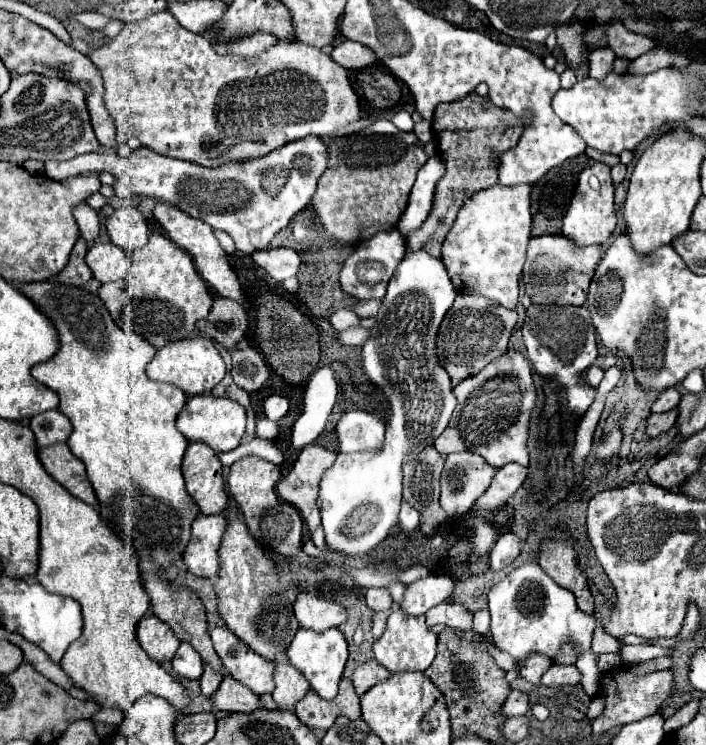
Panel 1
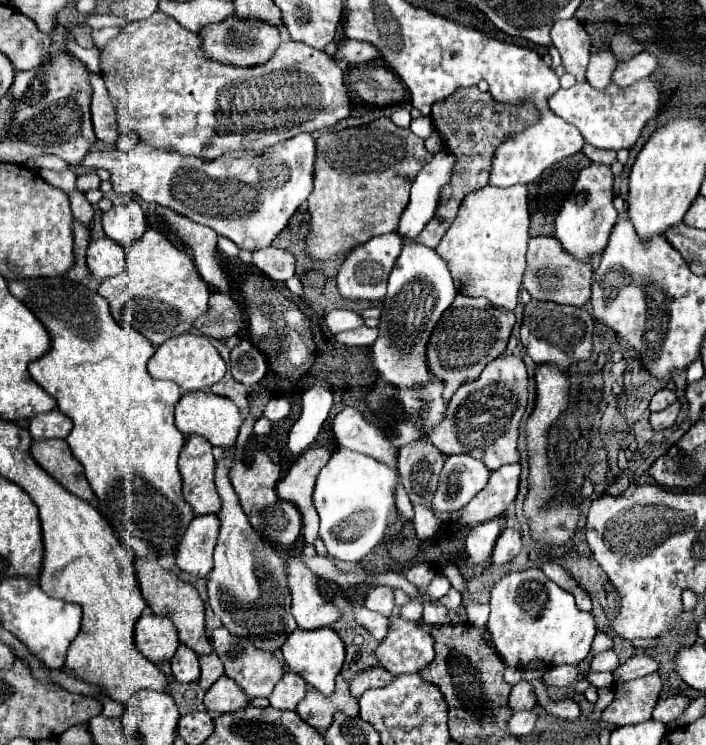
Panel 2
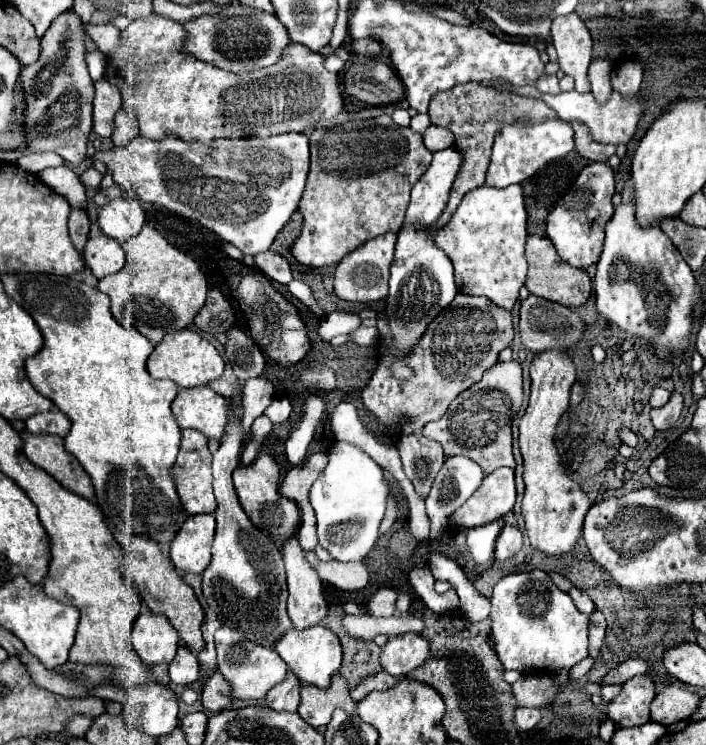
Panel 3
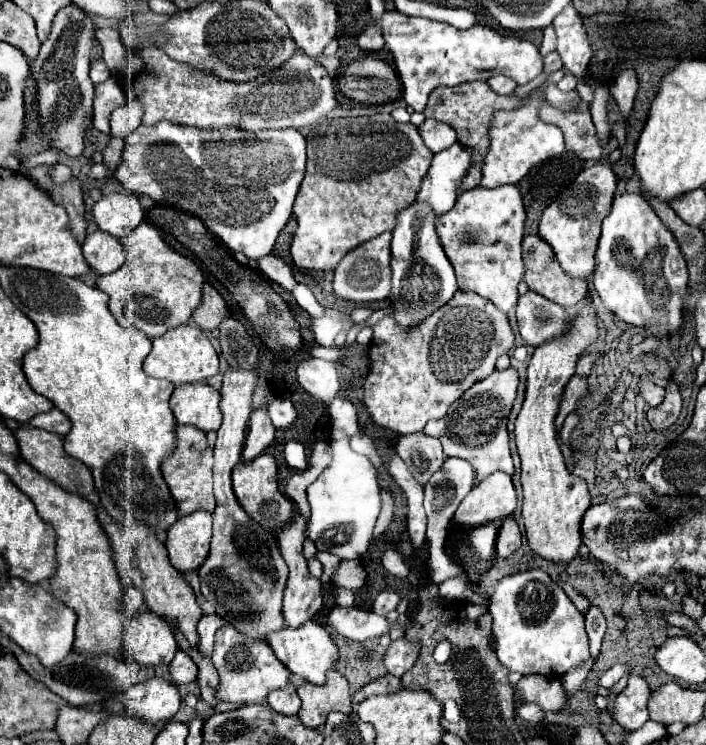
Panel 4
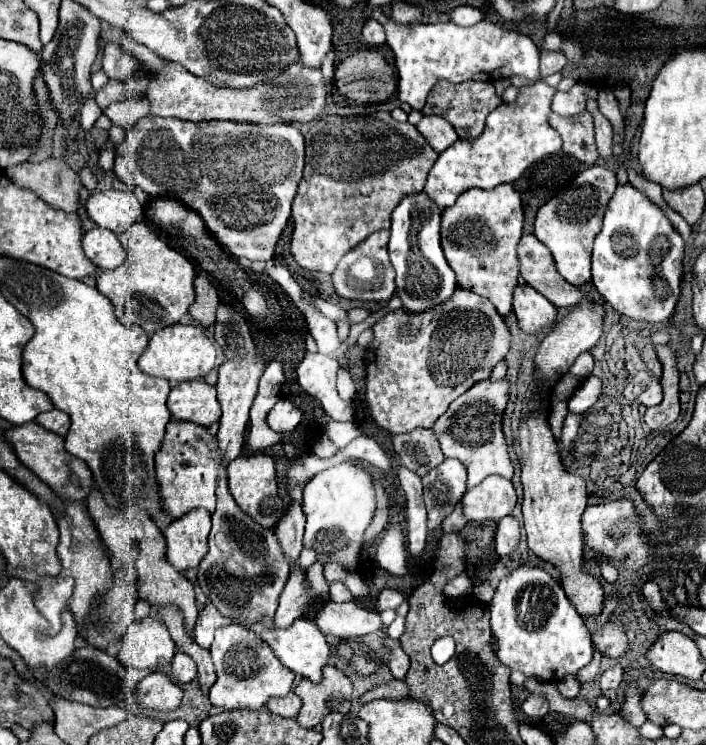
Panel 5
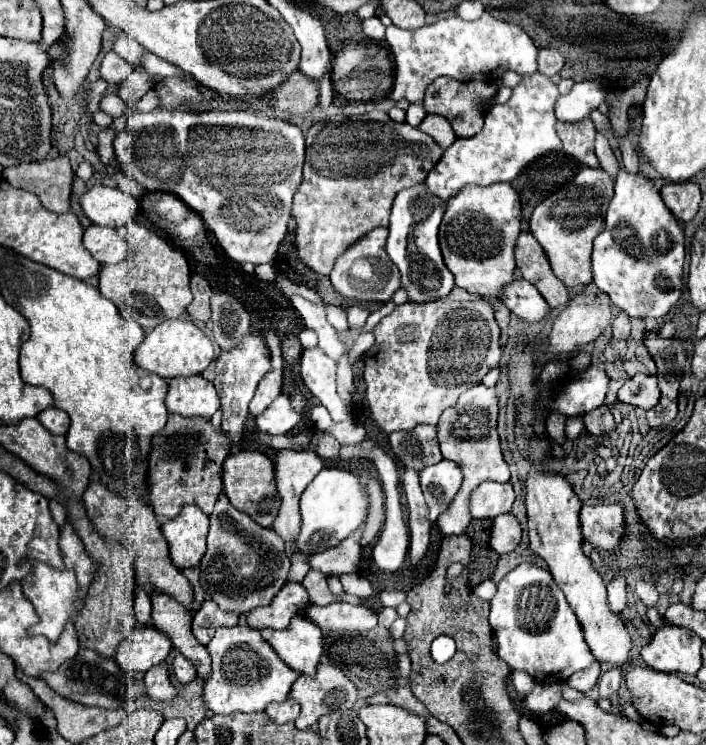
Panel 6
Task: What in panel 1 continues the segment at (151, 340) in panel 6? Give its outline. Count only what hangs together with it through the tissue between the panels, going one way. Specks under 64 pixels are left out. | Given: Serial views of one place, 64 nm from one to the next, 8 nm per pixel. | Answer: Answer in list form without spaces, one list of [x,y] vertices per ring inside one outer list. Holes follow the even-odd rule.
[[[208,338],[174,340],[174,344],[166,344],[166,348],[160,348],[148,364],[148,378],[158,382],[170,382],[184,390],[188,396],[212,390],[224,378],[224,374],[226,374],[224,360],[214,348],[212,340]]]

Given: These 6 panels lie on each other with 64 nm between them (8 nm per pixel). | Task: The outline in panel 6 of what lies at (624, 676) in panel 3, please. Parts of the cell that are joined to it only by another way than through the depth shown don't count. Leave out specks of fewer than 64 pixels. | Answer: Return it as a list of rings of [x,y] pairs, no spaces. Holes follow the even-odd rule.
[[[612,668],[602,674],[600,682],[600,698],[610,698],[620,688],[620,668]]]

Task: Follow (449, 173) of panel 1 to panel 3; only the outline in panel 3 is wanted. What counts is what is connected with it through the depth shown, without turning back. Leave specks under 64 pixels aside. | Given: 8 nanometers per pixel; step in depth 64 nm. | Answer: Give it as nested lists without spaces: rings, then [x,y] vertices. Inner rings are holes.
[[[468,82],[468,84],[454,86],[446,92],[436,92],[430,100],[428,116],[430,116],[432,124],[446,126],[448,130],[454,132],[454,146],[464,154],[464,164],[462,164],[462,168],[460,168],[460,172],[458,172],[458,176],[452,184],[448,208],[438,218],[438,222],[434,226],[430,226],[432,234],[450,220],[450,216],[454,214],[454,210],[458,208],[458,204],[460,204],[460,200],[464,198],[466,192],[470,192],[470,190],[484,184],[484,176],[486,176],[486,170],[488,170],[490,154],[492,154],[494,134],[496,134],[496,130],[502,122],[510,122],[510,120],[516,122],[516,120],[522,120],[522,118],[528,118],[528,116],[536,122],[556,120],[558,118],[556,112],[550,106],[546,106],[544,100],[540,100],[540,98],[502,94],[502,92],[496,92],[494,88],[488,88],[480,82]]]

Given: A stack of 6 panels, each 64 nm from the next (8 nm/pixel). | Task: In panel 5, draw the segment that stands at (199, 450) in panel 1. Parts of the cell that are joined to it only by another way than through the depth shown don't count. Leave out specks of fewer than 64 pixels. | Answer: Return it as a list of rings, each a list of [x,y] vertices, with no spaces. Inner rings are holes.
[[[172,418],[166,426],[160,452],[156,452],[156,480],[164,512],[172,518],[180,518],[192,508],[214,512],[218,468],[218,438],[212,436],[208,428],[202,428],[202,424],[190,424]]]

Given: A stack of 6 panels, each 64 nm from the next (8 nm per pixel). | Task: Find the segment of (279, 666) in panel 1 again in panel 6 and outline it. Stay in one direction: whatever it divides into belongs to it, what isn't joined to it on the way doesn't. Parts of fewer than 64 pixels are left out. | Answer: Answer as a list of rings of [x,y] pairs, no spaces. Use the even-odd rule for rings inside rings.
[[[288,698],[286,702],[282,704],[270,704],[266,708],[266,714],[268,718],[274,722],[274,724],[286,724],[286,722],[294,722],[300,714],[300,706],[296,700]]]

